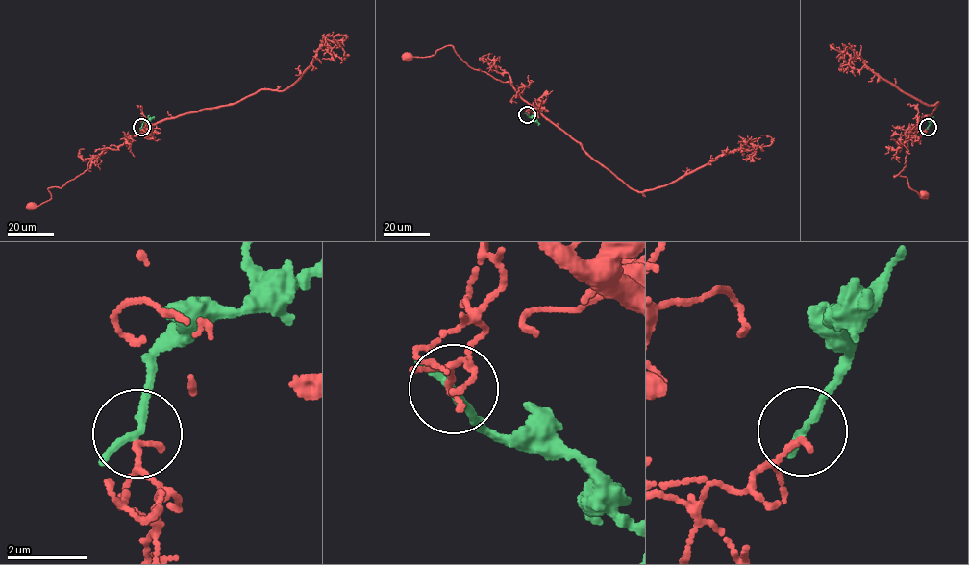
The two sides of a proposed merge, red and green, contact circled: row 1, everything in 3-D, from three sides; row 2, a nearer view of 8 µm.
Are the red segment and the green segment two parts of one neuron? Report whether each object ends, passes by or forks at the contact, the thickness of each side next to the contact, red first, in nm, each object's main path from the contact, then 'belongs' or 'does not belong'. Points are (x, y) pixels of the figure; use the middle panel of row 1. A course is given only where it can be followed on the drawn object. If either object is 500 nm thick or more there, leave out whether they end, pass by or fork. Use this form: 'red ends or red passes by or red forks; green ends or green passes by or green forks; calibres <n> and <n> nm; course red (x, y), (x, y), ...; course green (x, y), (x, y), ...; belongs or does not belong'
red passes by; green ends; calibres 110 and 260 nm; course red (527, 114), (531, 106), (512, 85), (470, 66), (452, 46), (438, 49), (430, 56), (409, 55); course green (527, 114), (538, 125); does not belong

